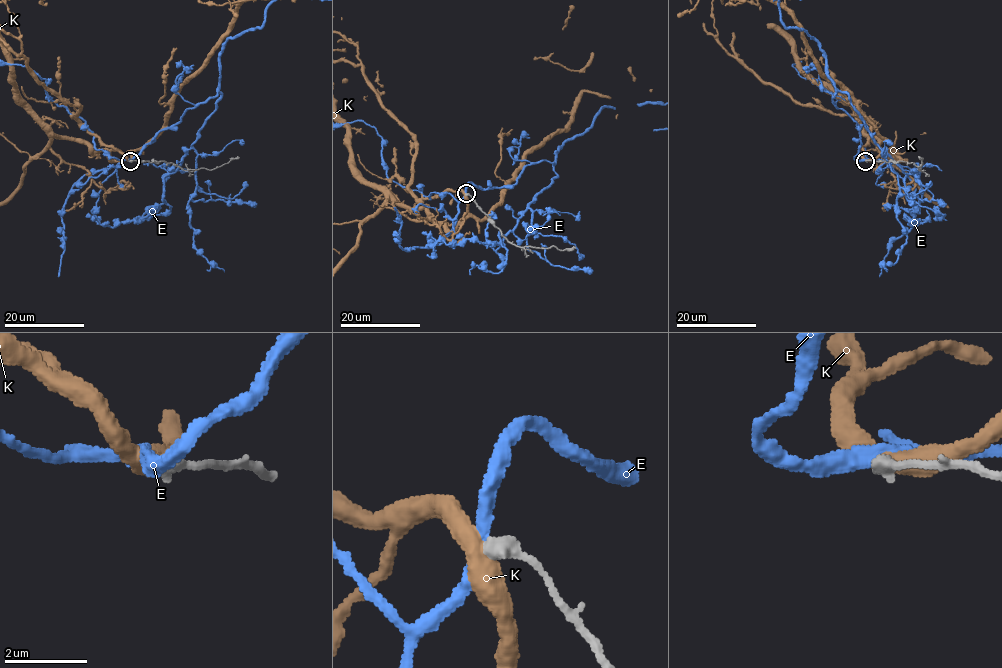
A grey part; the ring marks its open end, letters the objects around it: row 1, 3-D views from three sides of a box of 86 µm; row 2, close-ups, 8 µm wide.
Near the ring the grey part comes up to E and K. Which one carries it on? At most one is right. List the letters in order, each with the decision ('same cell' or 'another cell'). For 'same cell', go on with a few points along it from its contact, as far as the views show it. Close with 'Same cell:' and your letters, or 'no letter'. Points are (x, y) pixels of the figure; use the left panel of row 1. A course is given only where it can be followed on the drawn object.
E: another cell
K: another cell
Same cell: no letter

